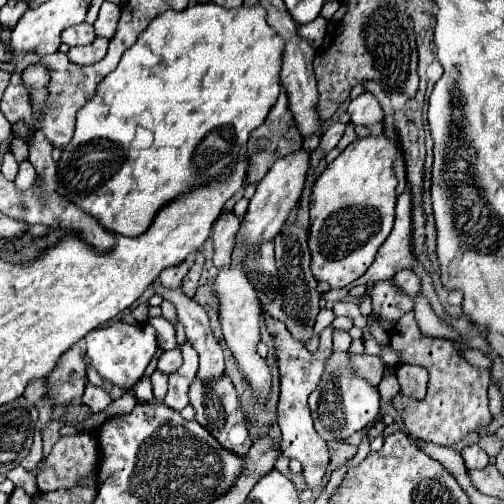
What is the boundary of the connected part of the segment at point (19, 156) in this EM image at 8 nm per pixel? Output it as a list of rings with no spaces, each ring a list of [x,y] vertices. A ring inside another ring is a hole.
[[[15,136],[10,144],[10,151],[16,158],[17,162],[20,164],[21,162],[28,159],[29,148],[28,144],[25,140],[23,140],[19,136]]]

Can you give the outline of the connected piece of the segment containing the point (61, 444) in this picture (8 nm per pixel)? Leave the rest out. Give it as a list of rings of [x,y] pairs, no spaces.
[[[76,433],[63,436],[52,448],[51,453],[44,460],[43,469],[37,475],[37,487],[41,493],[57,491],[57,489],[71,489],[77,487],[82,478],[86,478],[96,466],[97,441],[90,433]]]

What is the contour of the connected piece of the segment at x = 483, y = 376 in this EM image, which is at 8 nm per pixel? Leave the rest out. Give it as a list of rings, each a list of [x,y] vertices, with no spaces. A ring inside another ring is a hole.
[[[407,313],[403,315],[403,319],[397,321],[397,325],[391,331],[391,347],[395,353],[399,353],[399,365],[417,363],[425,367],[429,373],[429,387],[425,399],[419,401],[403,395],[401,391],[391,399],[393,409],[403,419],[403,425],[409,433],[441,447],[453,447],[455,443],[463,441],[469,433],[485,429],[491,423],[491,413],[487,407],[487,387],[491,381],[489,371],[471,367],[455,351],[451,341],[425,337],[419,331],[413,313]]]

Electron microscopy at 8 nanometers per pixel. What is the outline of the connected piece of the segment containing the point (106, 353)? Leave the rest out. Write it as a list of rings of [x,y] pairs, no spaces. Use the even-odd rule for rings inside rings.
[[[115,321],[109,327],[93,329],[91,333],[85,335],[85,353],[91,361],[91,365],[97,369],[97,373],[105,381],[127,391],[143,377],[147,365],[151,363],[153,355],[157,353],[157,335],[149,323],[127,325],[123,321]]]

